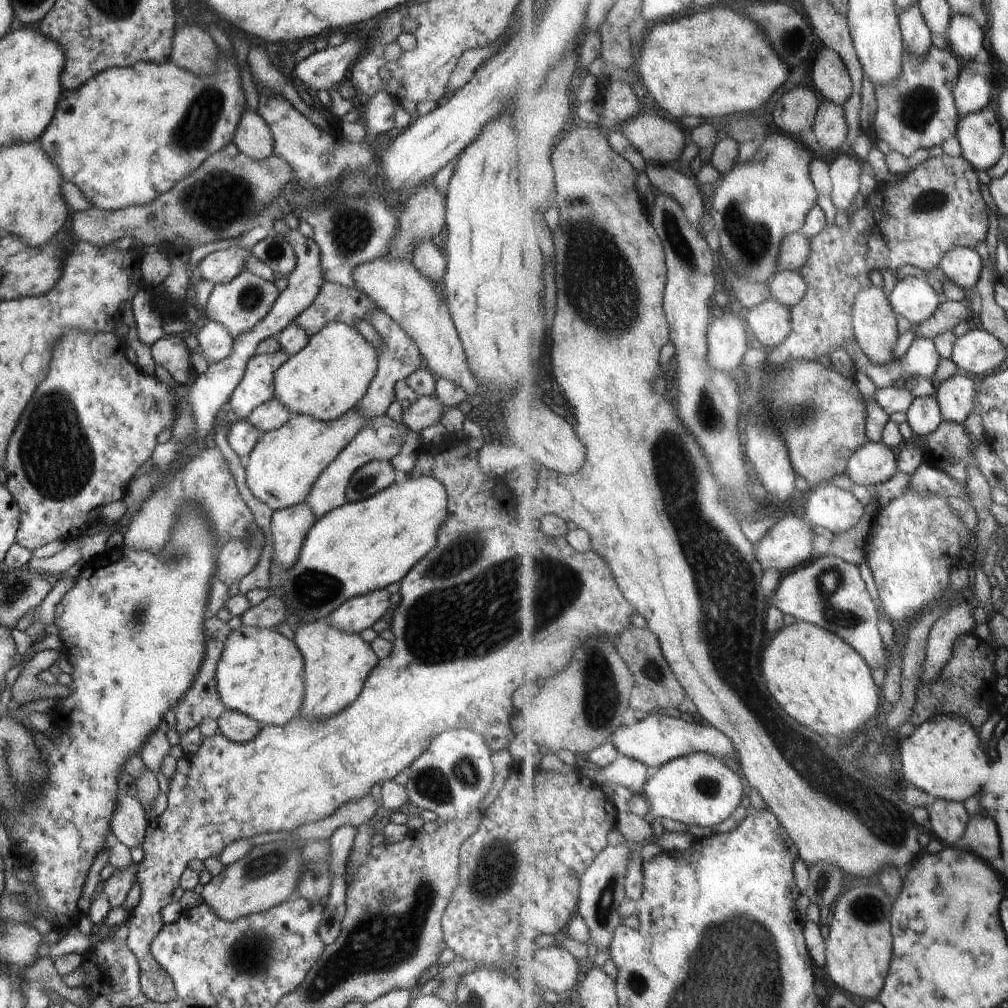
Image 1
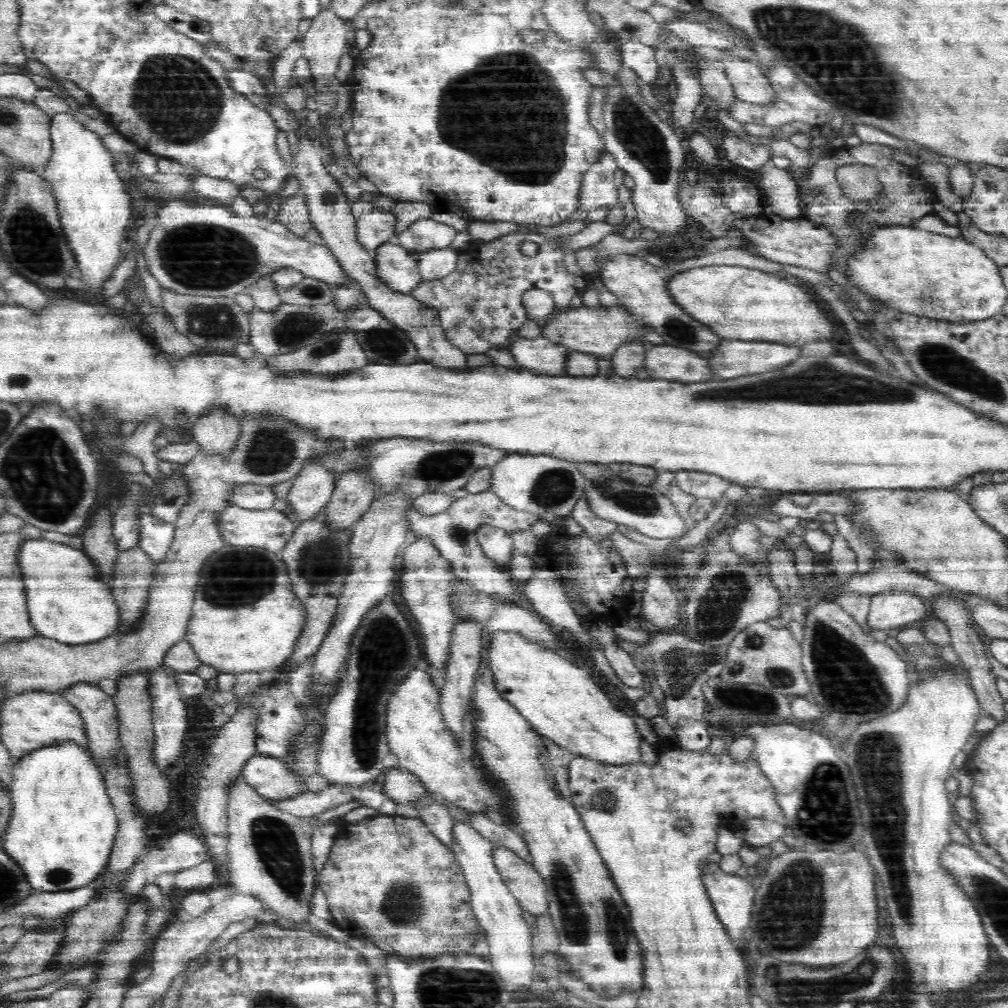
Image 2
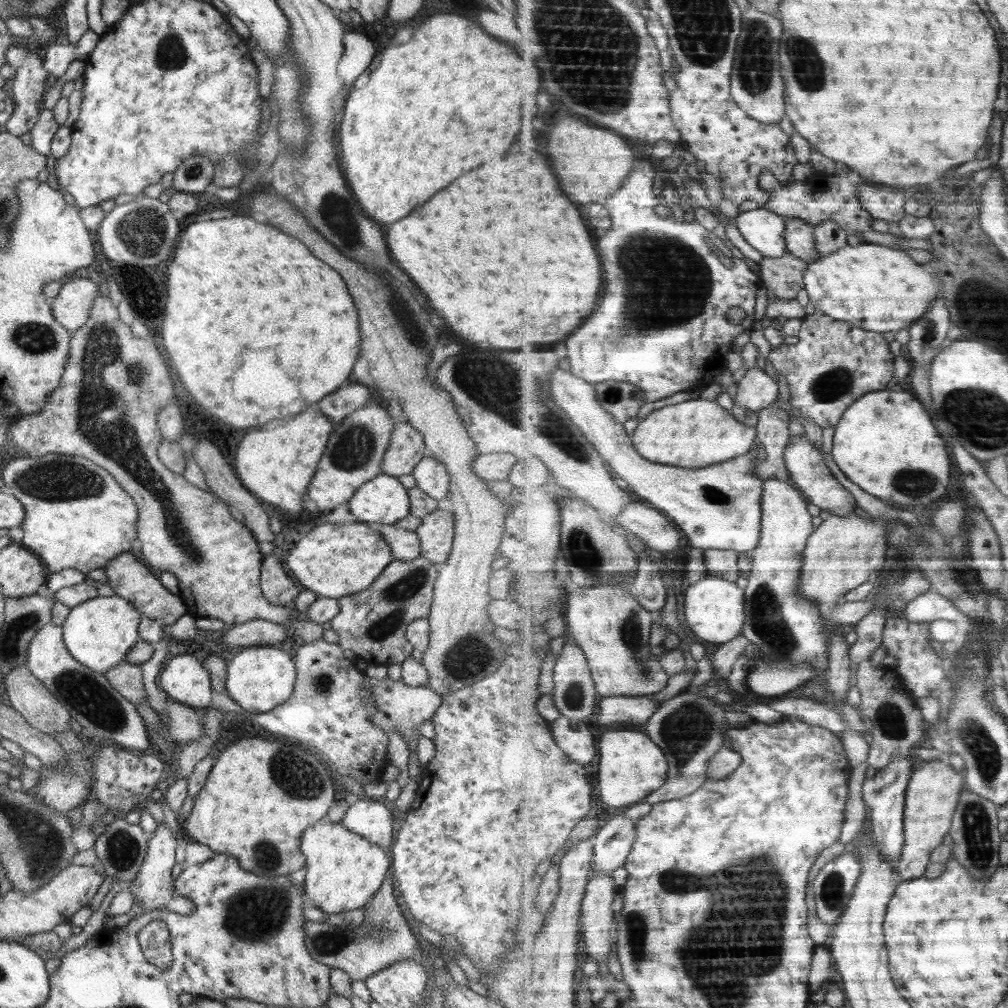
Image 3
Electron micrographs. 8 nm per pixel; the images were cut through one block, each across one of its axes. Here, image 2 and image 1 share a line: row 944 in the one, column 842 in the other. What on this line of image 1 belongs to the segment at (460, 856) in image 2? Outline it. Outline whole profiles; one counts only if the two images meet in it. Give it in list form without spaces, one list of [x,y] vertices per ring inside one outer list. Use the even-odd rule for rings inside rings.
[[[834,483],[815,488],[807,502],[806,518],[811,524],[835,533],[852,530],[864,518],[864,514],[866,505],[848,489]]]

